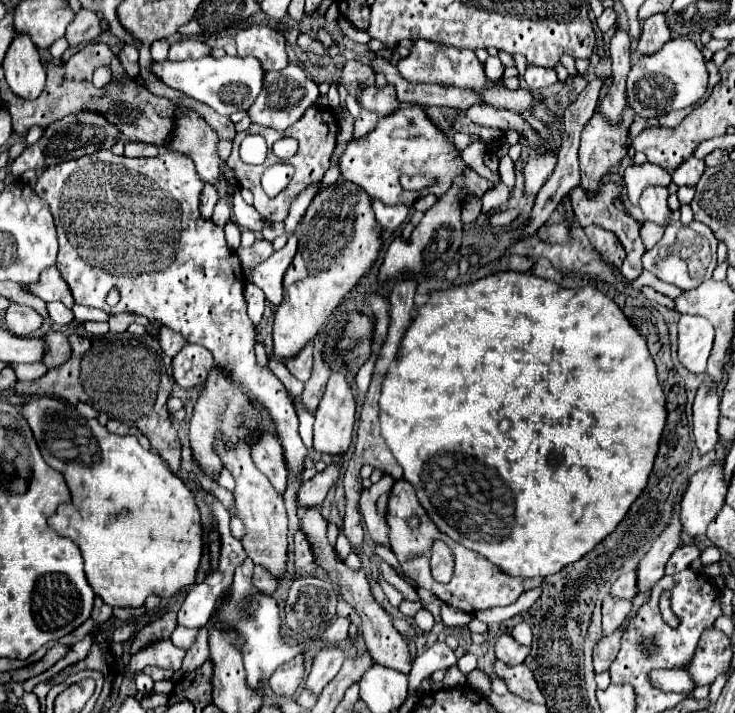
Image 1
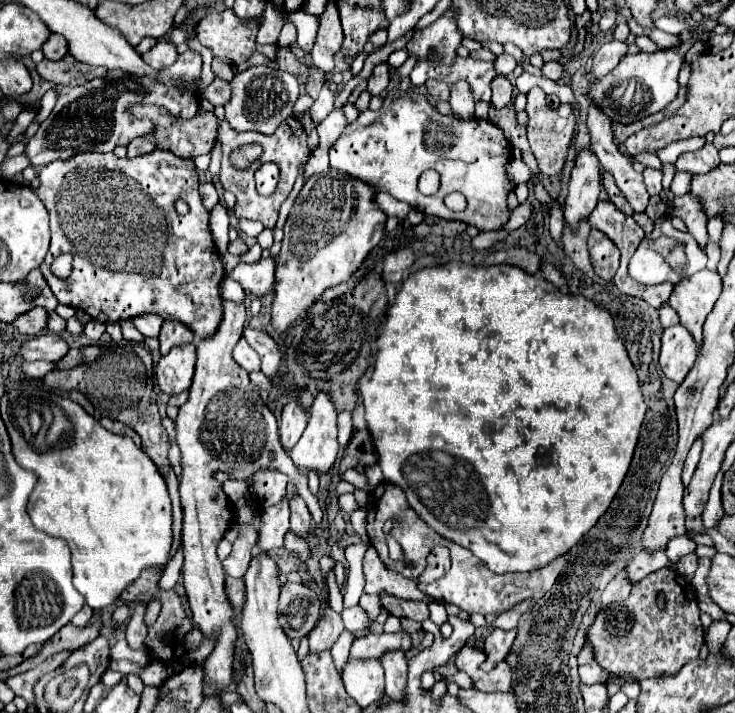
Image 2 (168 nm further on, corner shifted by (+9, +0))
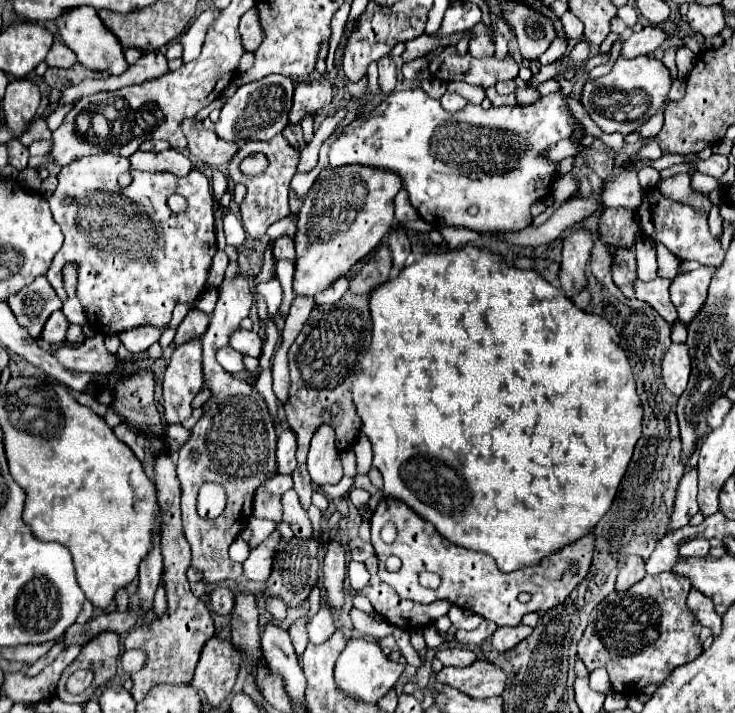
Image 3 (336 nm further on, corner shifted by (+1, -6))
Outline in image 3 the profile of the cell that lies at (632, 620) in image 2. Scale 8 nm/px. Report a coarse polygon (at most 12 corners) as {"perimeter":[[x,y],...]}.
{"perimeter":[[688,579],[612,591],[578,641],[620,695],[702,653]]}

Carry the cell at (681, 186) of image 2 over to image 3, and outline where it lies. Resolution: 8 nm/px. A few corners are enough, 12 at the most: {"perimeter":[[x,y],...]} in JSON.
{"perimeter":[[698,173],[692,175],[692,189],[712,191],[714,177]]}

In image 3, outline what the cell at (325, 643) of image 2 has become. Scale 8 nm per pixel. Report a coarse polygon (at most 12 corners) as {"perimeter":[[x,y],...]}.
{"perimeter":[[328,541],[322,565],[326,603],[344,605],[346,549]]}

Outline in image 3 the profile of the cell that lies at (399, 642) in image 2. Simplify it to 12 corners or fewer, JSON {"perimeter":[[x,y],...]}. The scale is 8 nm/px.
{"perimeter":[[442,649],[436,657],[444,665],[468,667],[476,661],[470,649]]}

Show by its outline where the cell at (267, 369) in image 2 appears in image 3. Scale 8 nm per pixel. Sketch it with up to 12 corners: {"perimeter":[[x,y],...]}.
{"perimeter":[[236,329],[228,343],[232,349],[260,357],[262,341],[256,331]]}

